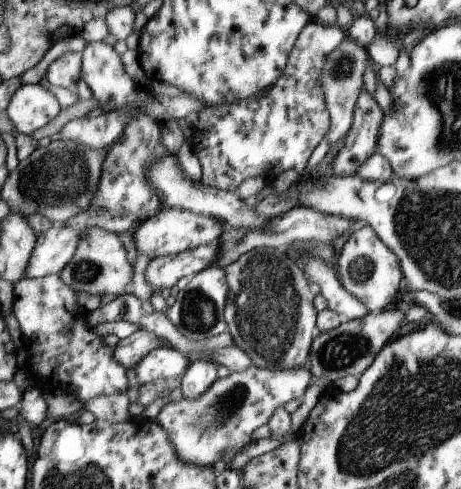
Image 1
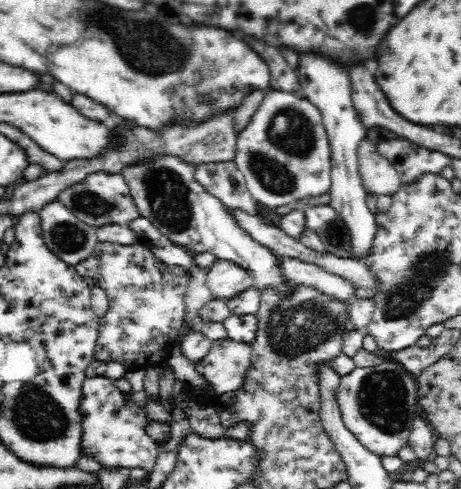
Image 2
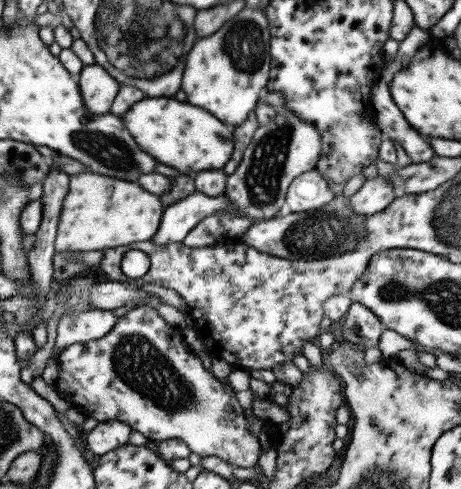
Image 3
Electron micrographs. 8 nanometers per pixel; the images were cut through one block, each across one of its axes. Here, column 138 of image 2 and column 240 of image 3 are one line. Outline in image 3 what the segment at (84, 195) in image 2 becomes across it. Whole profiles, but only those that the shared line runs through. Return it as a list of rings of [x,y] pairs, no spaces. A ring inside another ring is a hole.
[[[193,192],[187,198],[175,202],[173,206],[169,206],[159,222],[157,234],[149,240],[153,244],[171,244],[171,242],[183,242],[187,232],[197,226],[203,218],[213,216],[217,212],[223,214],[231,214],[235,218],[245,218],[245,214],[239,208],[229,208],[233,204],[229,204],[229,200],[225,198],[225,194],[221,196],[205,196],[201,192]]]

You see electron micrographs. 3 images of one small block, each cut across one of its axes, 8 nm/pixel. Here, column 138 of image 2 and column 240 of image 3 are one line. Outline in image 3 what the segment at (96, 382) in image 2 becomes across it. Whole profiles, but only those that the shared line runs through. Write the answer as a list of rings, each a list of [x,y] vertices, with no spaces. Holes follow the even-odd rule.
[[[127,308],[103,338],[75,342],[67,346],[55,358],[55,362],[59,364],[59,378],[53,388],[69,402],[69,406],[81,408],[85,412],[85,418],[95,418],[97,422],[125,422],[147,442],[179,440],[189,448],[191,454],[199,454],[201,458],[217,456],[233,468],[257,466],[257,460],[261,456],[259,438],[247,432],[245,410],[239,406],[235,392],[229,386],[219,384],[213,374],[203,368],[201,360],[187,352],[181,338],[181,328],[167,324],[155,308]]]

